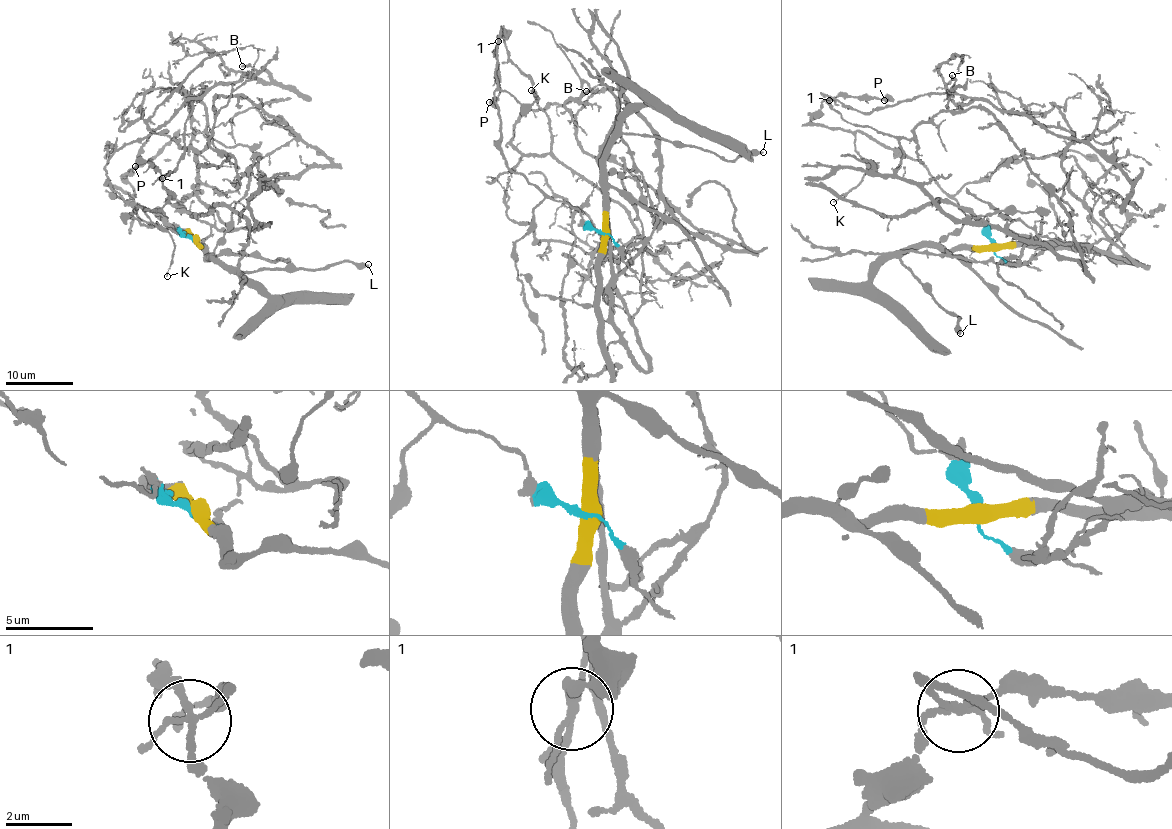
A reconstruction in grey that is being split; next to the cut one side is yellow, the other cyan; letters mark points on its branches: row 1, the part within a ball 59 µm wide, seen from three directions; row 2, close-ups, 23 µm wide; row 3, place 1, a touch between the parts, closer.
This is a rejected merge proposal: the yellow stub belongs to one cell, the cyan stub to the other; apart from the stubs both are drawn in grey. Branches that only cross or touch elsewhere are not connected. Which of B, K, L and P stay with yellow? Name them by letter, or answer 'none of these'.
B, L

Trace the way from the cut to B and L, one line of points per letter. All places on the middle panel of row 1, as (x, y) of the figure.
B: (604, 232), (617, 136), (656, 213), (615, 273), (597, 23), (670, 213), (744, 247), (581, 147), (586, 91)
L: (604, 232), (605, 155), (608, 147), (623, 134), (655, 135), (706, 149), (728, 160), (763, 152)

